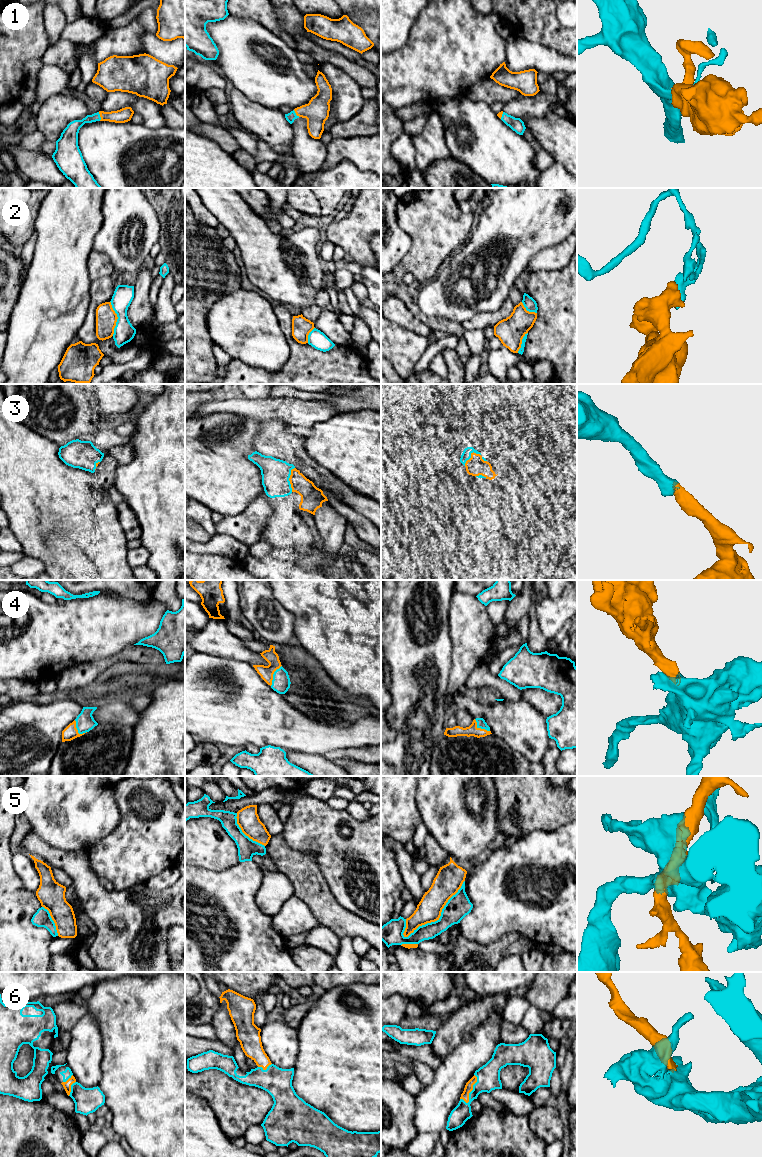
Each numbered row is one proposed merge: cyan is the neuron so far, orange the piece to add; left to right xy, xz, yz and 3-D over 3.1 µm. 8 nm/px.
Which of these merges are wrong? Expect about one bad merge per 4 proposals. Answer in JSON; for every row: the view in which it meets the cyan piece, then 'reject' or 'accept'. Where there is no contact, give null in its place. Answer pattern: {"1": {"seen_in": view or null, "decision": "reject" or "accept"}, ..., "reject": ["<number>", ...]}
{"1": {"seen_in": "xy", "decision": "accept"}, "2": {"seen_in": "xy", "decision": "reject"}, "3": {"seen_in": "xz", "decision": "accept"}, "4": {"seen_in": "xz", "decision": "accept"}, "5": {"seen_in": "yz", "decision": "reject"}, "6": {"seen_in": "yz", "decision": "accept"}, "reject": ["2", "5"]}

